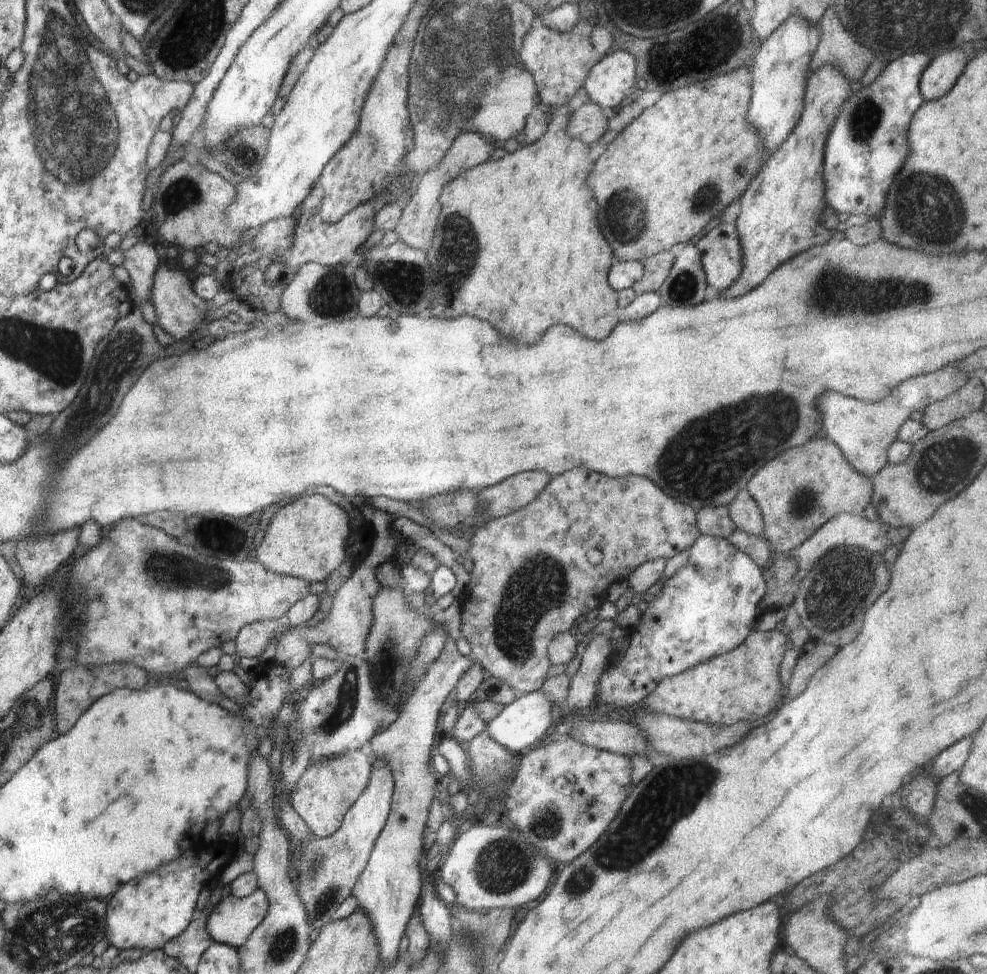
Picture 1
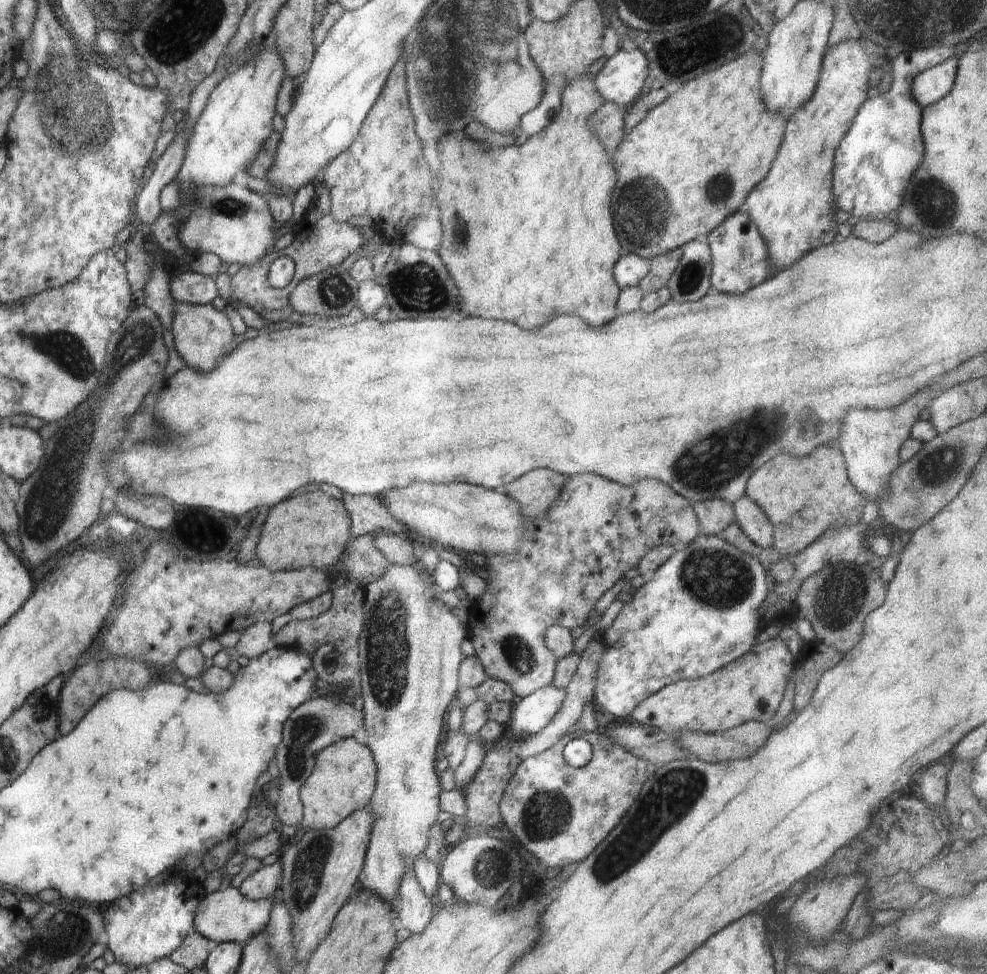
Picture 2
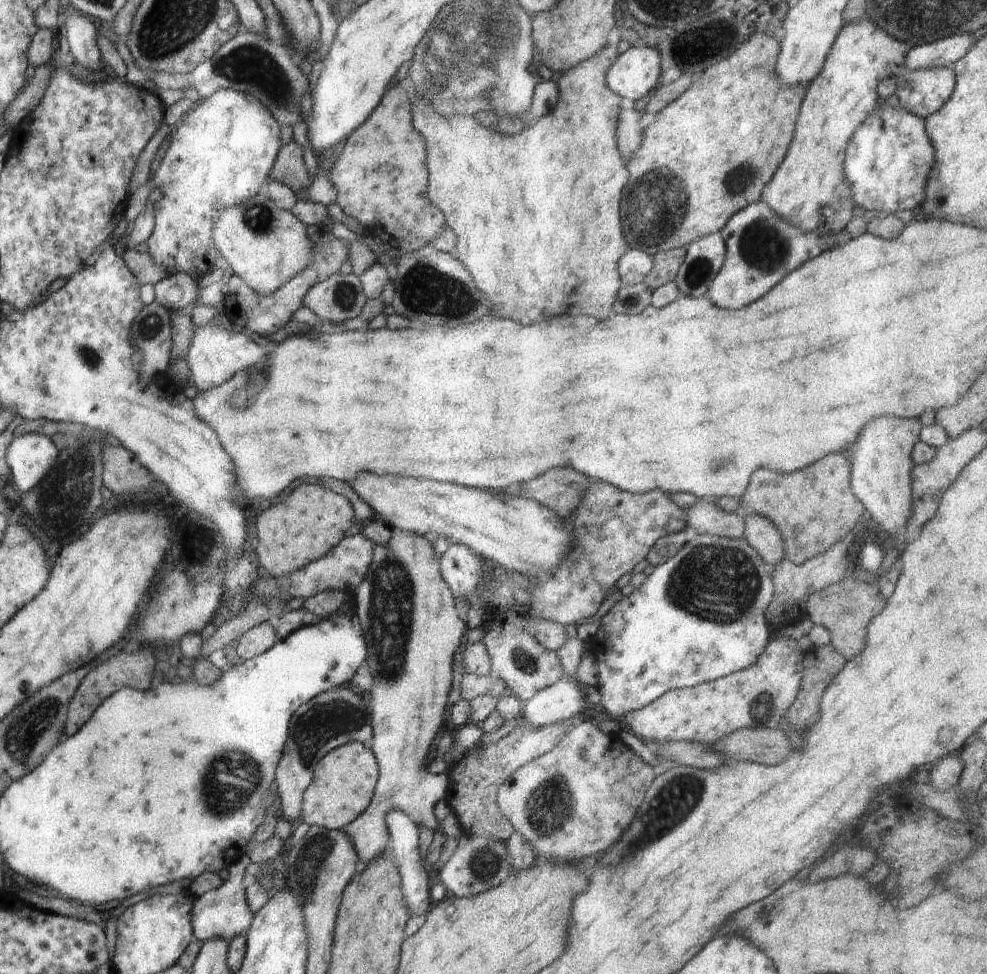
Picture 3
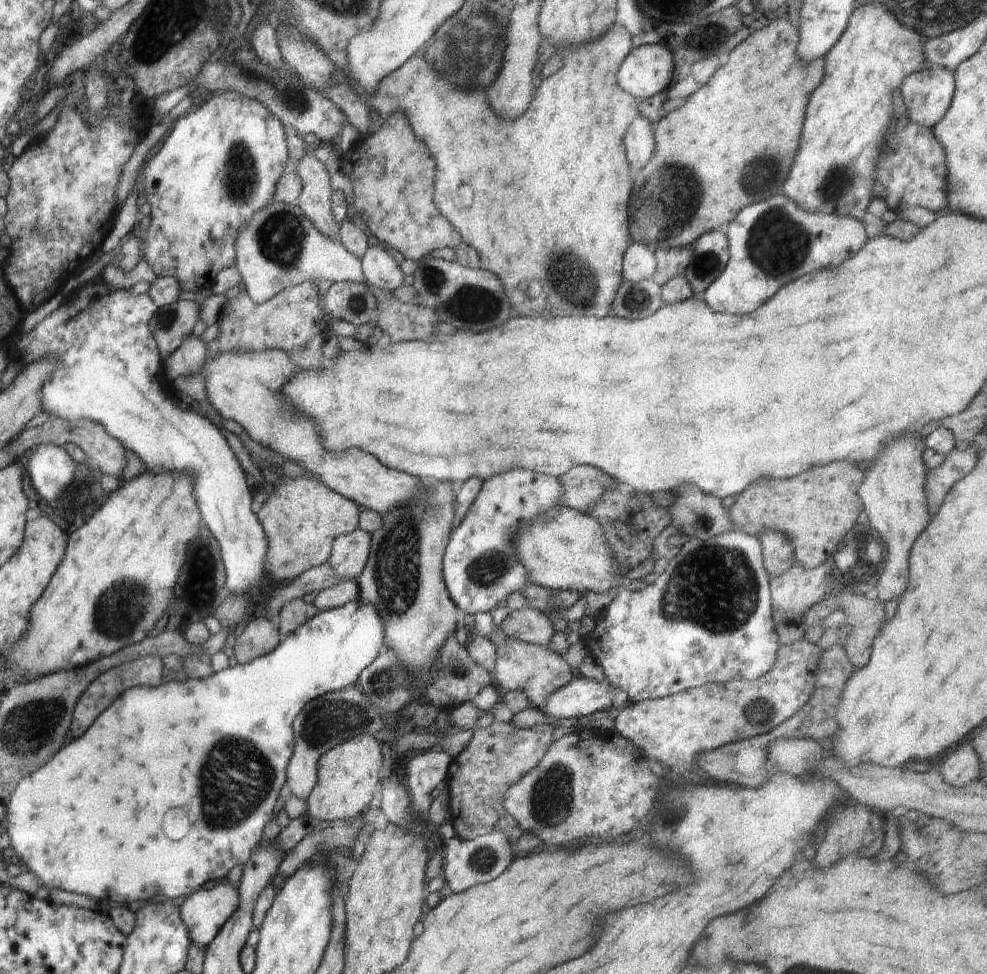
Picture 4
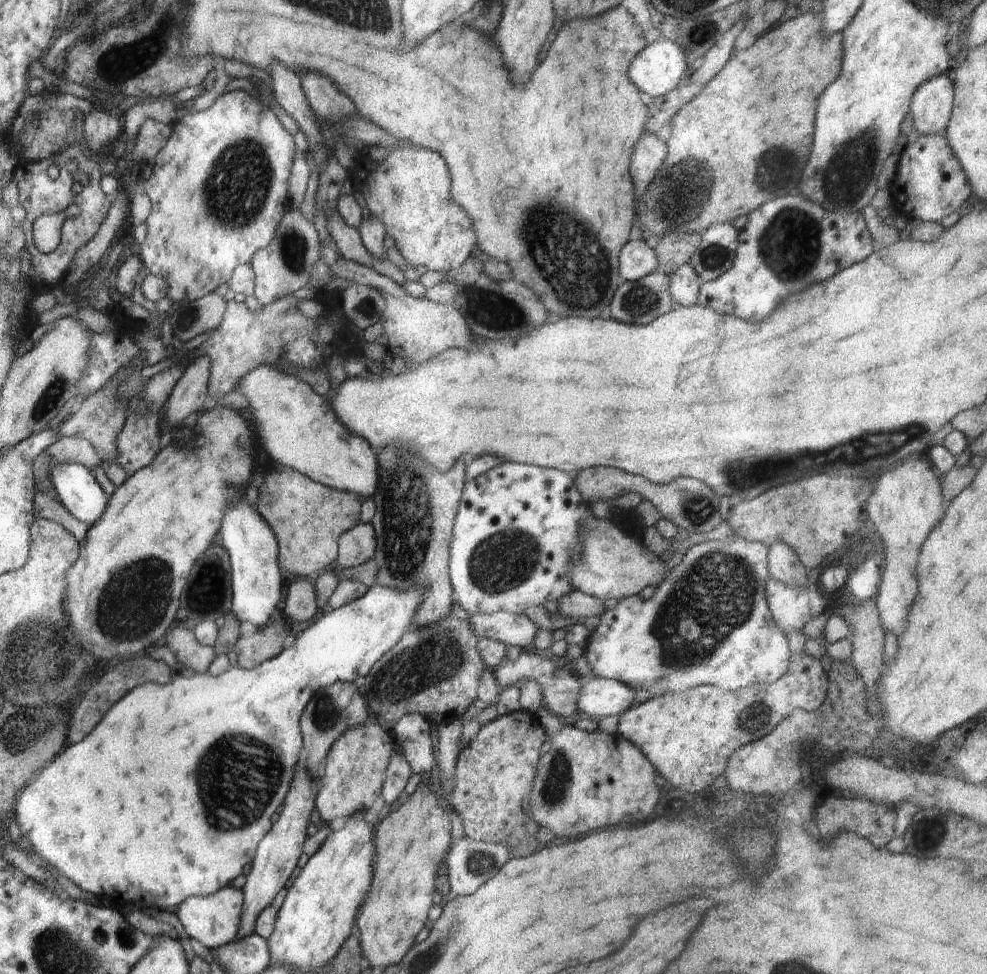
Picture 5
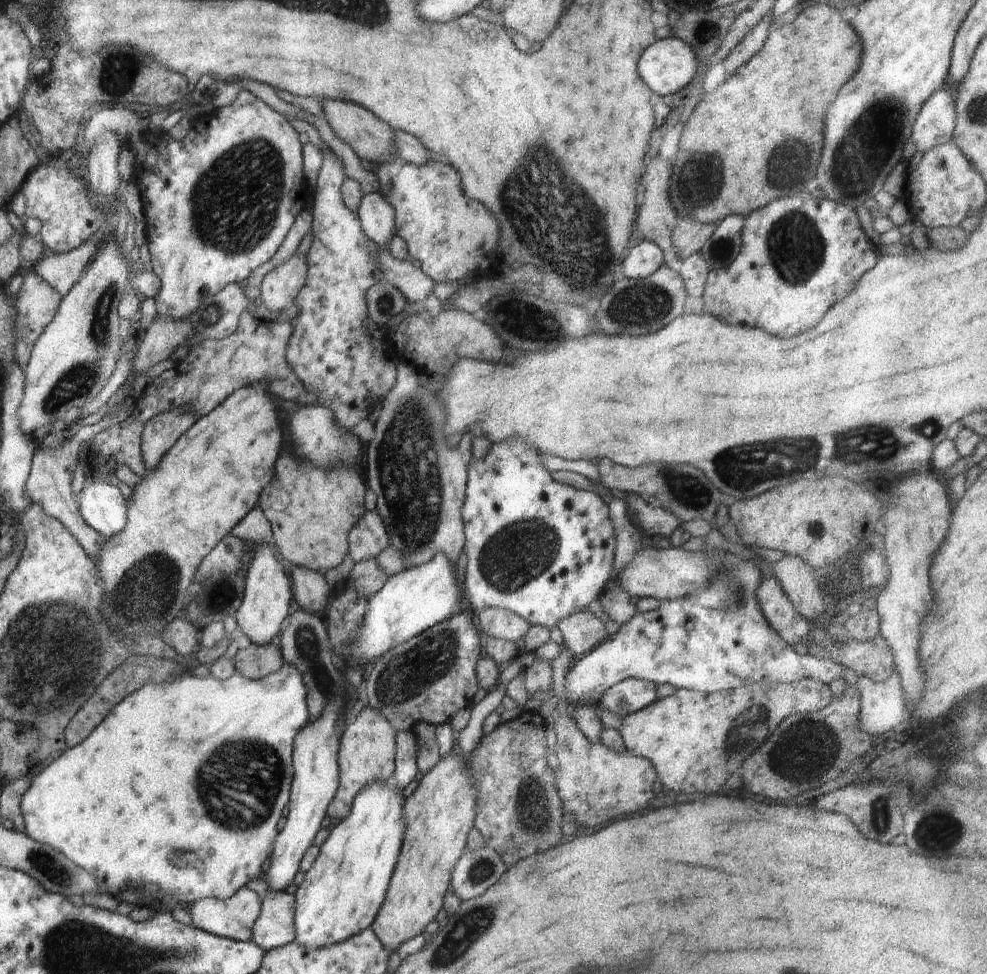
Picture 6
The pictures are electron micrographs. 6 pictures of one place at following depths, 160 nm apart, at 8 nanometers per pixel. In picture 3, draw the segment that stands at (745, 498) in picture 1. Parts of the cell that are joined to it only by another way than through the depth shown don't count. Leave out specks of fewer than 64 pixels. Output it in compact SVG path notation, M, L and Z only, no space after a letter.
M745 515L744 540L773 568L785 556L783 538L772 521L760 515Z

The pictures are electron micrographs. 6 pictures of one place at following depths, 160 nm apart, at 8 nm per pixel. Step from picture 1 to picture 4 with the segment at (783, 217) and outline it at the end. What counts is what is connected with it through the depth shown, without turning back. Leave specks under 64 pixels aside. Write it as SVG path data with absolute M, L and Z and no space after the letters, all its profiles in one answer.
M857 4L849 18L846 30L825 54L825 77L818 90L810 96L800 148L782 192L805 211L830 213L860 219L873 200L873 181L877 160L889 127L895 123L892 94L909 75L926 68L922 34L904 26L882 4Z

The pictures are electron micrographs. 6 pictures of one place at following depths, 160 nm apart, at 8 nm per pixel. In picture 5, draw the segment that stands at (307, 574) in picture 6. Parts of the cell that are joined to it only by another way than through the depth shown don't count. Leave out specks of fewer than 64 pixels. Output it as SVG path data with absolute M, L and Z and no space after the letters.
M297 577L288 586L288 596L284 602L284 615L287 622L307 622L316 616L318 610L311 578Z

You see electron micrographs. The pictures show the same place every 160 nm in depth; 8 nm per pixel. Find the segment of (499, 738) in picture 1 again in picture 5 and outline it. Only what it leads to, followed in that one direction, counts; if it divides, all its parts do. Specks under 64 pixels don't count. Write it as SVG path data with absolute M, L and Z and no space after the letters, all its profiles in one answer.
M590 677L583 680L576 700L576 710L581 717L599 720L618 716L631 708L636 691L630 686L608 678Z

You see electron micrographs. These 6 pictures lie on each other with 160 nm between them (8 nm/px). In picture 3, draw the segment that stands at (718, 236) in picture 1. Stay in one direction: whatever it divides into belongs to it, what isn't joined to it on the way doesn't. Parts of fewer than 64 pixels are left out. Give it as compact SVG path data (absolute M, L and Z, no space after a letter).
M755 202L739 210L719 233L727 246L726 258L712 279L706 296L718 308L732 310L740 310L762 298L800 265L842 244L838 242L836 233L803 231L791 222L784 221L766 202Z

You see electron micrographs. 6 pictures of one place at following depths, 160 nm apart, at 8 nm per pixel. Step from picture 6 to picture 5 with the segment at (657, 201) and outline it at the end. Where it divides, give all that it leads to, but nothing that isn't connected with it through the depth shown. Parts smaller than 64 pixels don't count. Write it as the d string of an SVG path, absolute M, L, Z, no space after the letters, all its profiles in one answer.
M642 134L642 138L634 146L630 164L636 196L640 196L646 190L646 186L652 182L656 170L664 160L666 160L666 144L658 140L654 134Z

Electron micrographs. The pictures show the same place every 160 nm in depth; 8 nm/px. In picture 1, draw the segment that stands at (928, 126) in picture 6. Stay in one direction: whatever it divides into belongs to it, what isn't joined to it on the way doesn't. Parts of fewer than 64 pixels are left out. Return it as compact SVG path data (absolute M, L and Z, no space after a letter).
M948 49L934 54L934 58L920 77L919 87L924 101L942 98L961 76L970 58L960 49Z

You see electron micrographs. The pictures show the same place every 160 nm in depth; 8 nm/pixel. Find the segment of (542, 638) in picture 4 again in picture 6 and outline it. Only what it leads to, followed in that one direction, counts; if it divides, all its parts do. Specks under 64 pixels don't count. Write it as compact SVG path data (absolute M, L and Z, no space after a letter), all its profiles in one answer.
M486 608L474 615L474 618L478 629L483 630L489 637L514 644L524 638L530 628L524 618L502 608Z

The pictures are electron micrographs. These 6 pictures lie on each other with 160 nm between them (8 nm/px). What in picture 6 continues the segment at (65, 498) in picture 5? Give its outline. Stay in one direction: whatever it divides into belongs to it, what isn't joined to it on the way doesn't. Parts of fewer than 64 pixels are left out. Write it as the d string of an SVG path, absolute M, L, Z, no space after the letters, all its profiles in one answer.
M87 476L76 499L82 520L102 537L114 536L126 526L128 506L116 486Z

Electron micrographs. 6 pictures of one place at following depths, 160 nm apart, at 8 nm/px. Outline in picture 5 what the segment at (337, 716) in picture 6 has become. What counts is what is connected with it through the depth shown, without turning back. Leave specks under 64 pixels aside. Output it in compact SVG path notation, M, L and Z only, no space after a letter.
M304 766L295 767L294 778L292 778L289 792L280 809L280 818L272 826L270 832L258 842L258 846L254 850L252 868L246 876L246 884L242 888L242 918L240 918L240 926L238 926L238 934L236 934L238 940L254 933L254 926L256 926L260 912L272 903L280 890L285 889L286 882L292 876L294 868L297 867L298 858L304 848L304 840L307 838L306 828L308 828L308 824L311 824L310 814L315 808L314 782L315 780Z

